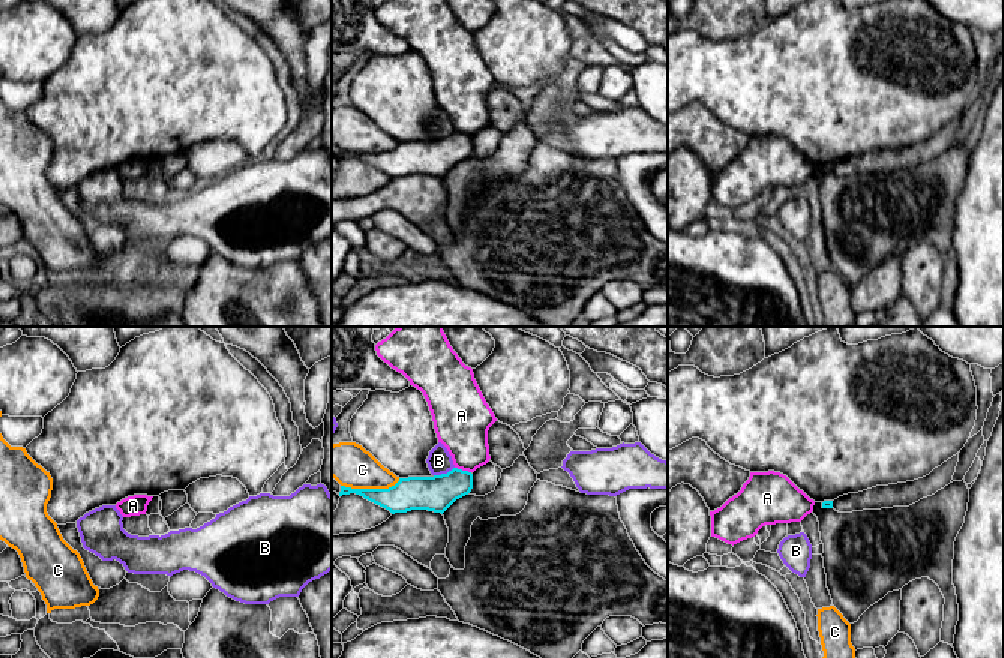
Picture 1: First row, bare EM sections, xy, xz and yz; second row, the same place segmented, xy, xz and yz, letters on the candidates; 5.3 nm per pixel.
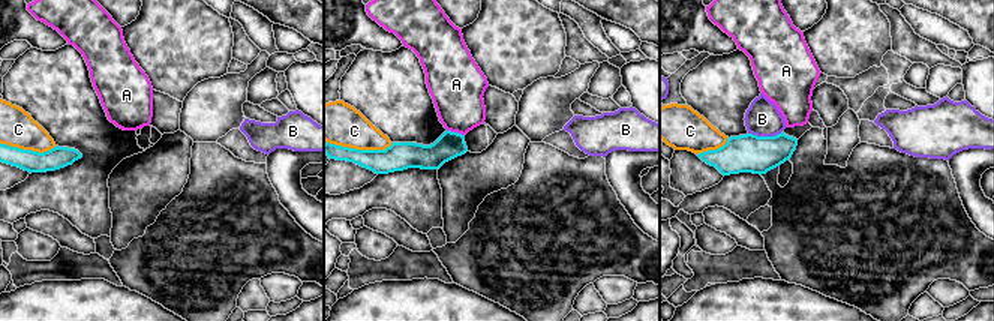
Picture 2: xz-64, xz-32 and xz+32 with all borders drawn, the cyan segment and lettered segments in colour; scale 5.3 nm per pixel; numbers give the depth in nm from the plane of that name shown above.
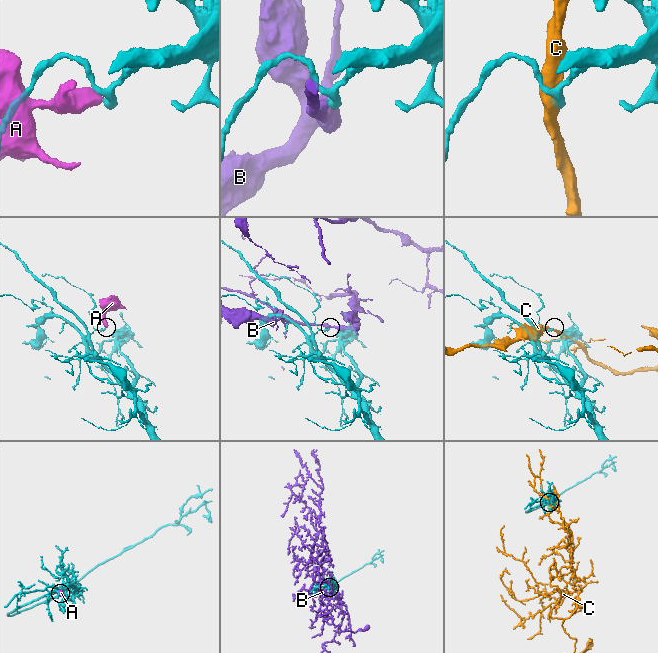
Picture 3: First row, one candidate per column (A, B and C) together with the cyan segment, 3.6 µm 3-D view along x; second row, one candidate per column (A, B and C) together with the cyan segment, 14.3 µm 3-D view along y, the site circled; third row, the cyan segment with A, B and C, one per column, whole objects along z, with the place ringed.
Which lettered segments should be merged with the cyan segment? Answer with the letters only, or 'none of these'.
none of these

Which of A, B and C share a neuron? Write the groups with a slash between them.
A / B / C

